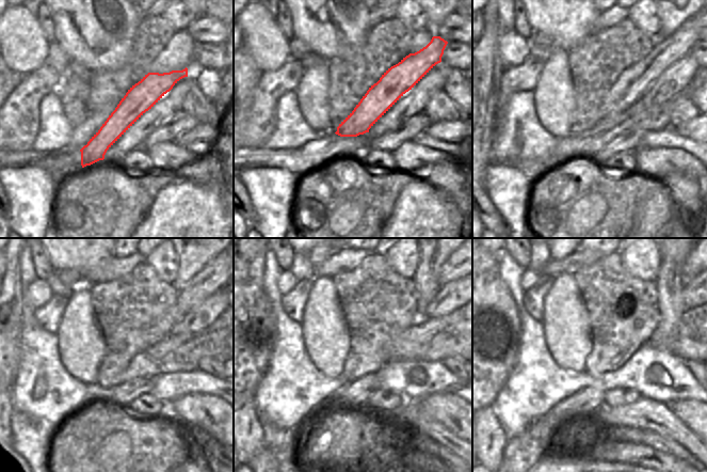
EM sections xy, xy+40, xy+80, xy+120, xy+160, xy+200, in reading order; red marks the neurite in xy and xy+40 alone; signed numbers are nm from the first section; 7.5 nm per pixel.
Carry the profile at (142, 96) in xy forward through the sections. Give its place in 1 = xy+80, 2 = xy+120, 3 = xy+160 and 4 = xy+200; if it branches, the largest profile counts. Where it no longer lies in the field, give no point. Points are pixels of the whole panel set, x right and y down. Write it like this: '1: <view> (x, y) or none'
1: xy+80 (633, 81)
2: xy+120 (211, 278)
3: xy+160 (450, 271)
4: xy+200 (689, 269)

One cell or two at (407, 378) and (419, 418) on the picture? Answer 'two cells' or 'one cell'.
two cells

